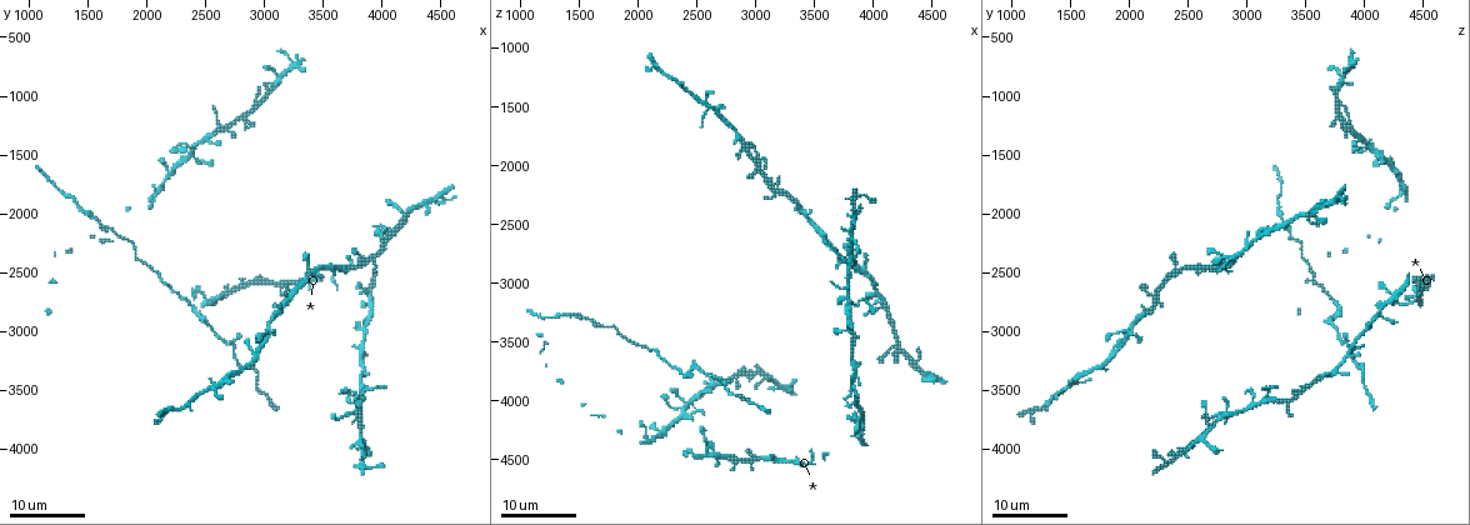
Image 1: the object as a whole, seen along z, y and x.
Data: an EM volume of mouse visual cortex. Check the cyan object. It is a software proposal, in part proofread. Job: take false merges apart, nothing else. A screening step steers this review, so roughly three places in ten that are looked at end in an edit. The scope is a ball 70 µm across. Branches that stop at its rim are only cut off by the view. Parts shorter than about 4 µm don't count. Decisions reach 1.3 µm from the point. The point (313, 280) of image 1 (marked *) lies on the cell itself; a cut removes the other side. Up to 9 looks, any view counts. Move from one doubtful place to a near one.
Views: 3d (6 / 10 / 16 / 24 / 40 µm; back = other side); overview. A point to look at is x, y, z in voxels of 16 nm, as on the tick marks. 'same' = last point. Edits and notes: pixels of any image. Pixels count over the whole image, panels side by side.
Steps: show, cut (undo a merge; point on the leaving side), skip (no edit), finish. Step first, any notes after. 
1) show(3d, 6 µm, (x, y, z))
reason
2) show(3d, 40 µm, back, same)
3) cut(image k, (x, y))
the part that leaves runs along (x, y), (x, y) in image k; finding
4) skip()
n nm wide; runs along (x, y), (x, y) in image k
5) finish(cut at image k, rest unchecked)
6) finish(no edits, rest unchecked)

show(3d, 24 µm, (4220, 2060, 3540))

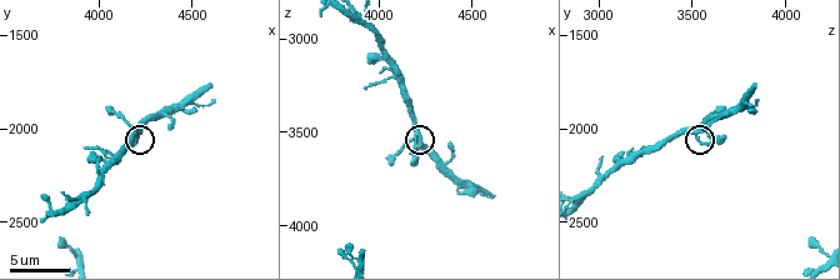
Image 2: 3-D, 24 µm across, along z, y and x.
show(3d, 10 µm, (4200, 2040, 3520))

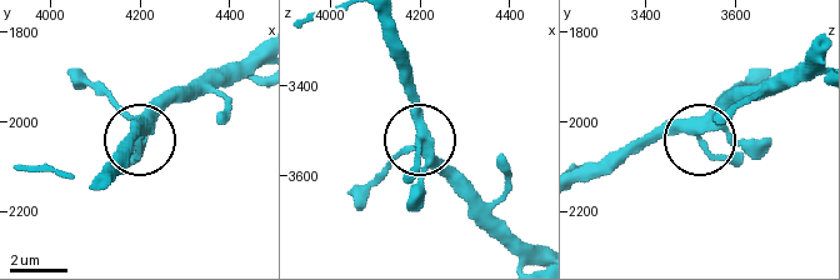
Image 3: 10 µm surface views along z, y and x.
show(3d, 6 µm, (4200, 2030, 3515))

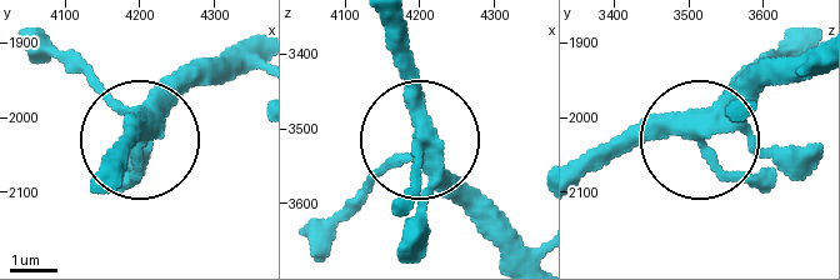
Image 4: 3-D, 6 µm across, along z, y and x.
skip()
330 nm wide; continuous, no second cell

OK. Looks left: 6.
show(3d, 24 µm, (2760, 3140, 3880))
side arm on a straight run

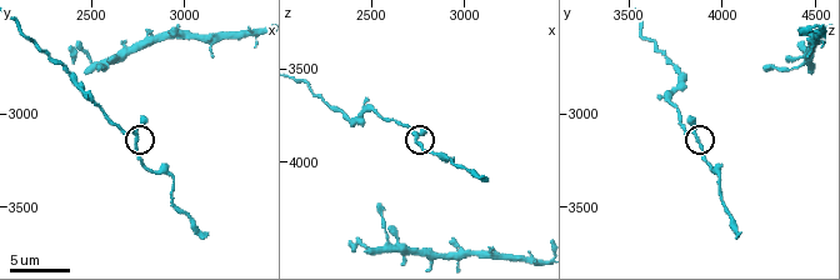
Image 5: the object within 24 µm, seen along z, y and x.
show(3d, 10 µm, (2740, 3120, 3880))

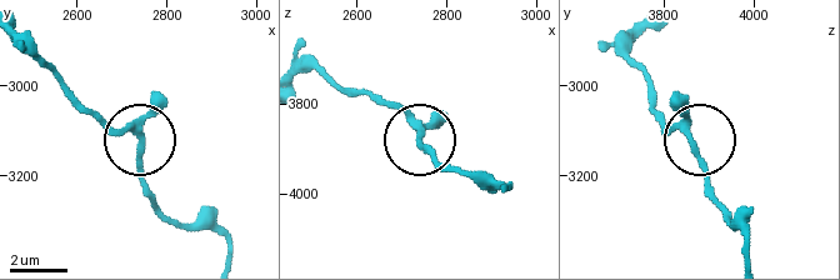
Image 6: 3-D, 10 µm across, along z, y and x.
skip()
3 arms; all the same cell

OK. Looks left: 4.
show(3d, 24 µm, (3780, 3720, 2820))
looks like a crossing

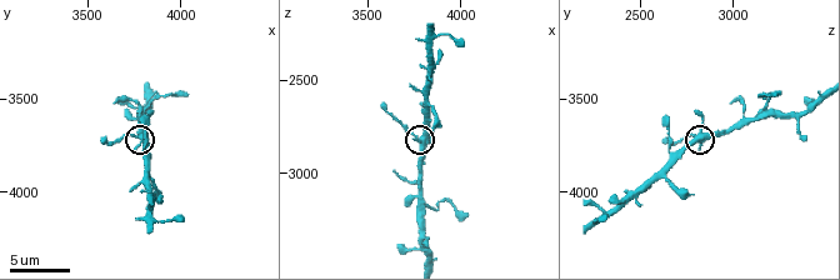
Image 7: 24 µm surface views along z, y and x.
show(3d, 10 µm, (3800, 3700, 2800))

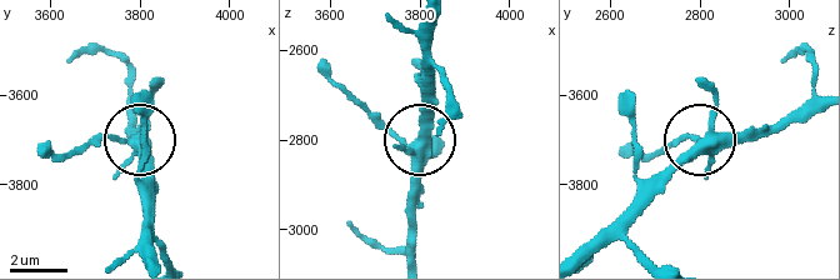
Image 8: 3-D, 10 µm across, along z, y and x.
show(3d, 10 µm, back, (3790, 3715, 2815))

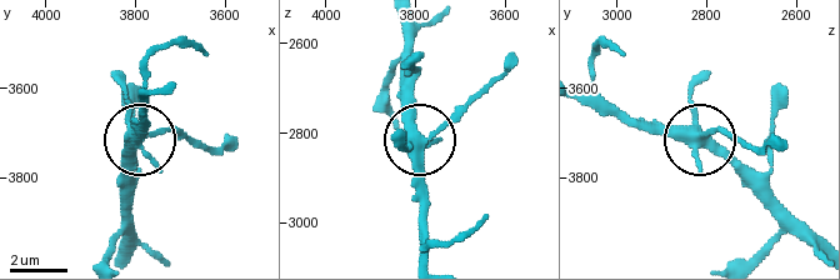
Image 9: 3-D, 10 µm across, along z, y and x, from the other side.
skip()
runs along (418, 259), (418, 144), (480, 89) in image 9; all the same cell

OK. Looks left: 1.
finish(no edits, rest unchecked)

